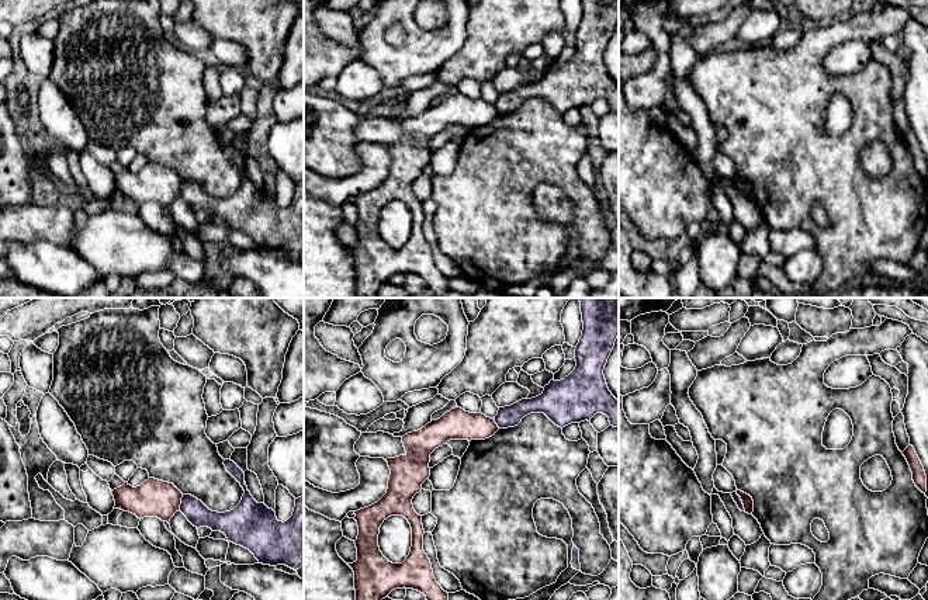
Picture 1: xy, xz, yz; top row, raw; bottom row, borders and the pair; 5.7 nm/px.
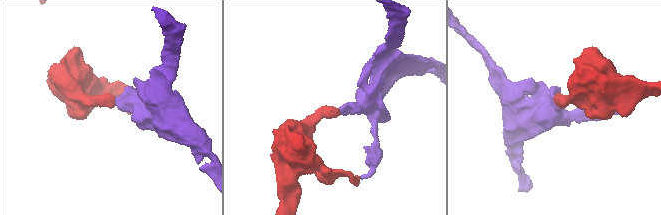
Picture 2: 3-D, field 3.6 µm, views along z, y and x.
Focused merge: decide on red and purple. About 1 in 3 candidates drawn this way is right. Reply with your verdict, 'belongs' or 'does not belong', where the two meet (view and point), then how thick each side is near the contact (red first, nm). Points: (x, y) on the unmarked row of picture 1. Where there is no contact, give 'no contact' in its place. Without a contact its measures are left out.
does not belong; meets red in yz at (741, 184); 60 nm thick on the red side, 50 nm on the other

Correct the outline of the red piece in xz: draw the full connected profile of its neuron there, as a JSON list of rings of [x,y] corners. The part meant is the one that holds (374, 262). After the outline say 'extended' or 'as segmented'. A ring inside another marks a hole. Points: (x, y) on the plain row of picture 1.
[[[457,91],[402,122],[406,139],[385,145],[391,155],[387,178],[377,188],[354,197],[357,246],[347,250],[354,257],[357,298],[378,298],[380,287],[404,273],[423,278],[436,295],[450,291],[449,278],[436,267],[423,236],[422,201],[415,197],[412,184],[430,162],[430,139],[436,133],[450,125],[485,125],[498,115],[494,104]],[[391,201],[405,202],[412,214],[411,237],[402,249],[389,247],[378,232],[380,212]]]; as segmented

